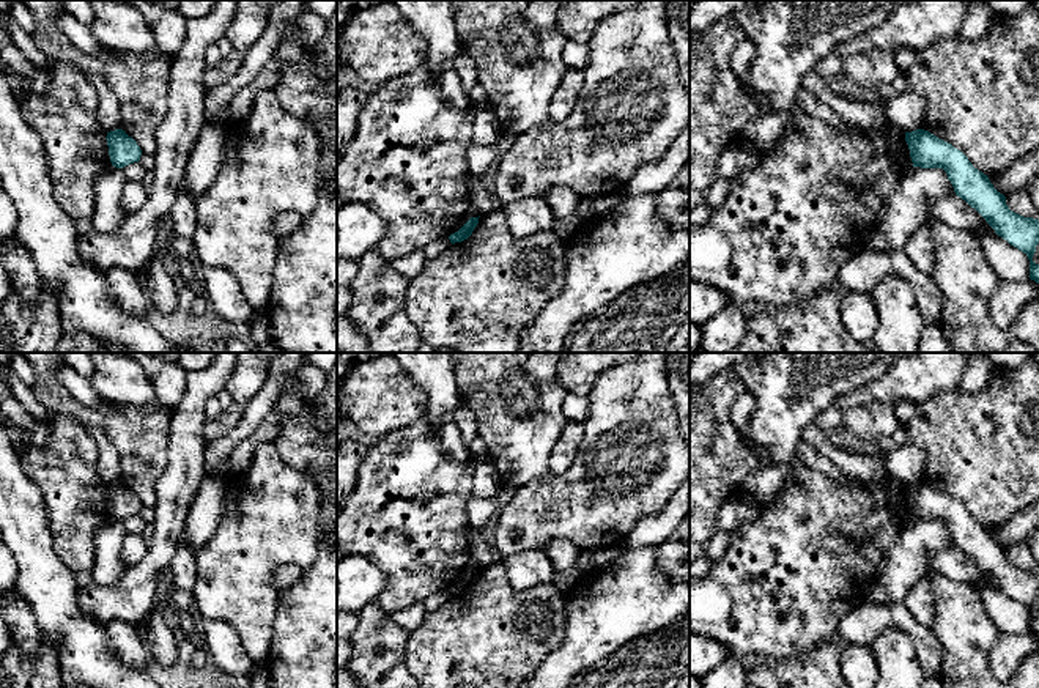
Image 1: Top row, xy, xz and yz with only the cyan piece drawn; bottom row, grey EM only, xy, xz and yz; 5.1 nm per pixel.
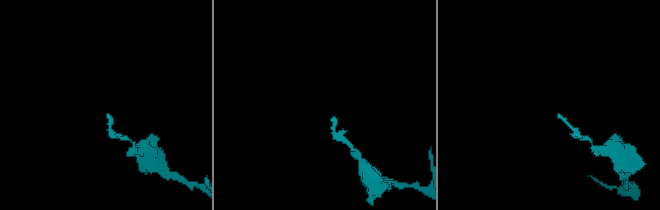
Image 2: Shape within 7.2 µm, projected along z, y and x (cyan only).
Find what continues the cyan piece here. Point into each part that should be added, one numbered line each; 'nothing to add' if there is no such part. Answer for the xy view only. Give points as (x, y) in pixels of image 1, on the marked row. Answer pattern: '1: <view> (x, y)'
nothing to add

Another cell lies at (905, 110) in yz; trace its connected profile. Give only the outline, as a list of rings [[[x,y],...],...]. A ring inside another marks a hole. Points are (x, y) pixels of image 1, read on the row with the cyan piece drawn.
[[[911,90],[893,94],[886,105],[886,118],[902,132],[923,129],[926,101]]]

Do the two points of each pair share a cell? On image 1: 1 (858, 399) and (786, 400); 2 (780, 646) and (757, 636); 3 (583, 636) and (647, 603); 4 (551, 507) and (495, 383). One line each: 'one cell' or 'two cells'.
1: two cells
2: one cell
3: one cell
4: two cells

